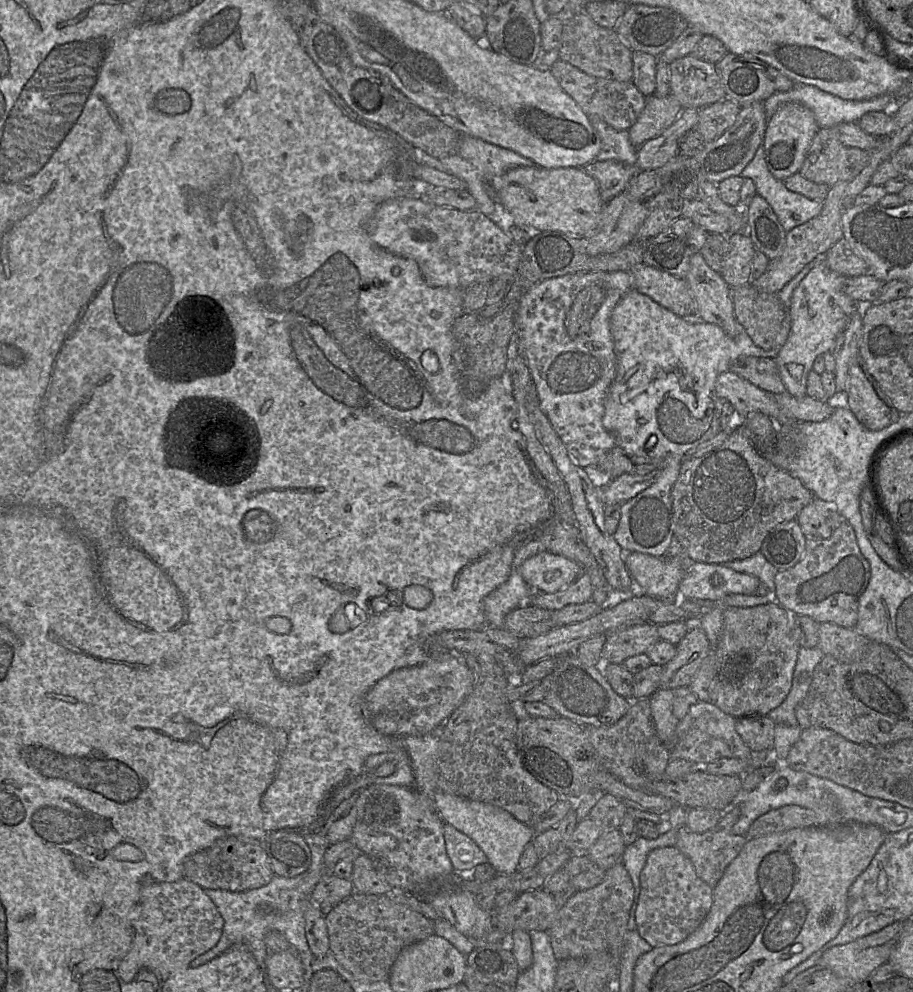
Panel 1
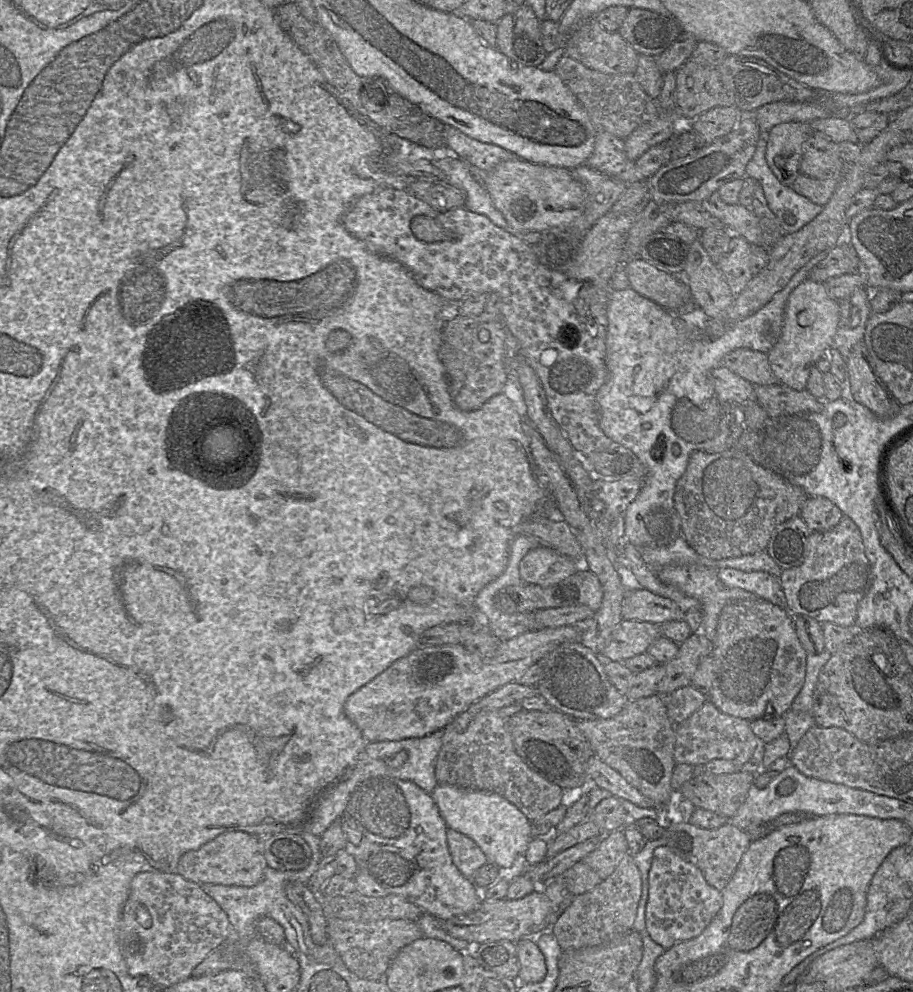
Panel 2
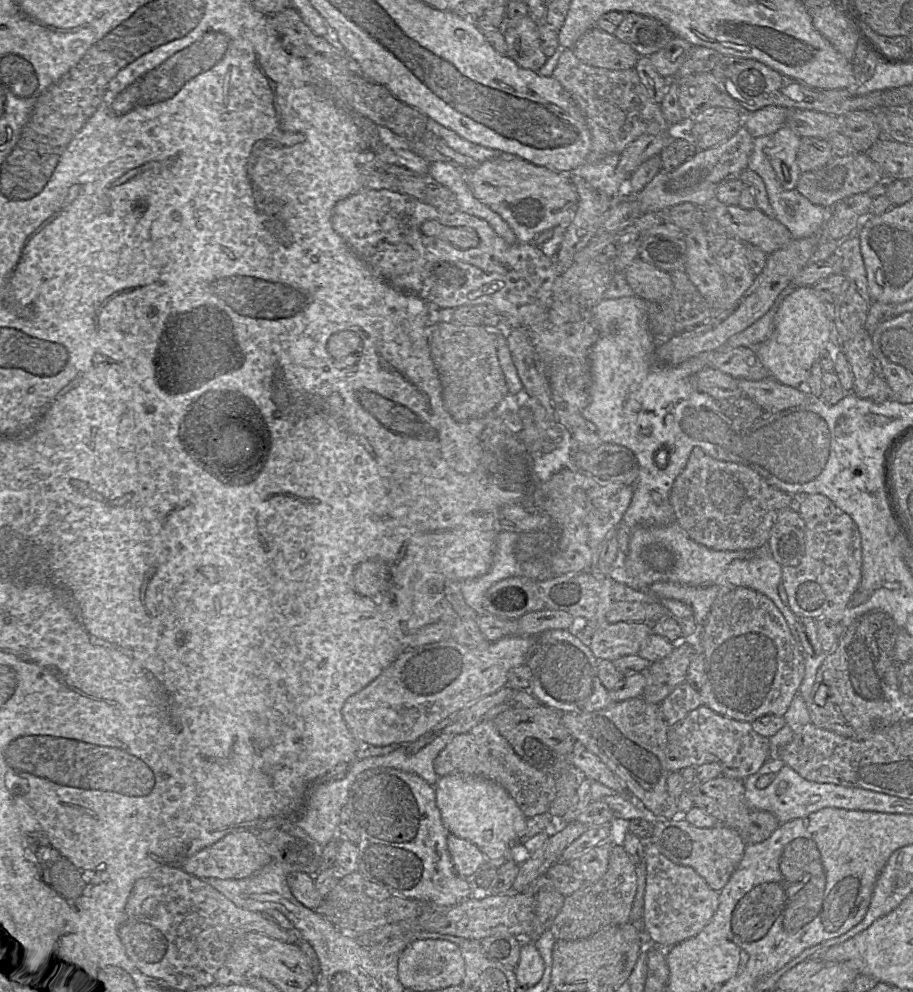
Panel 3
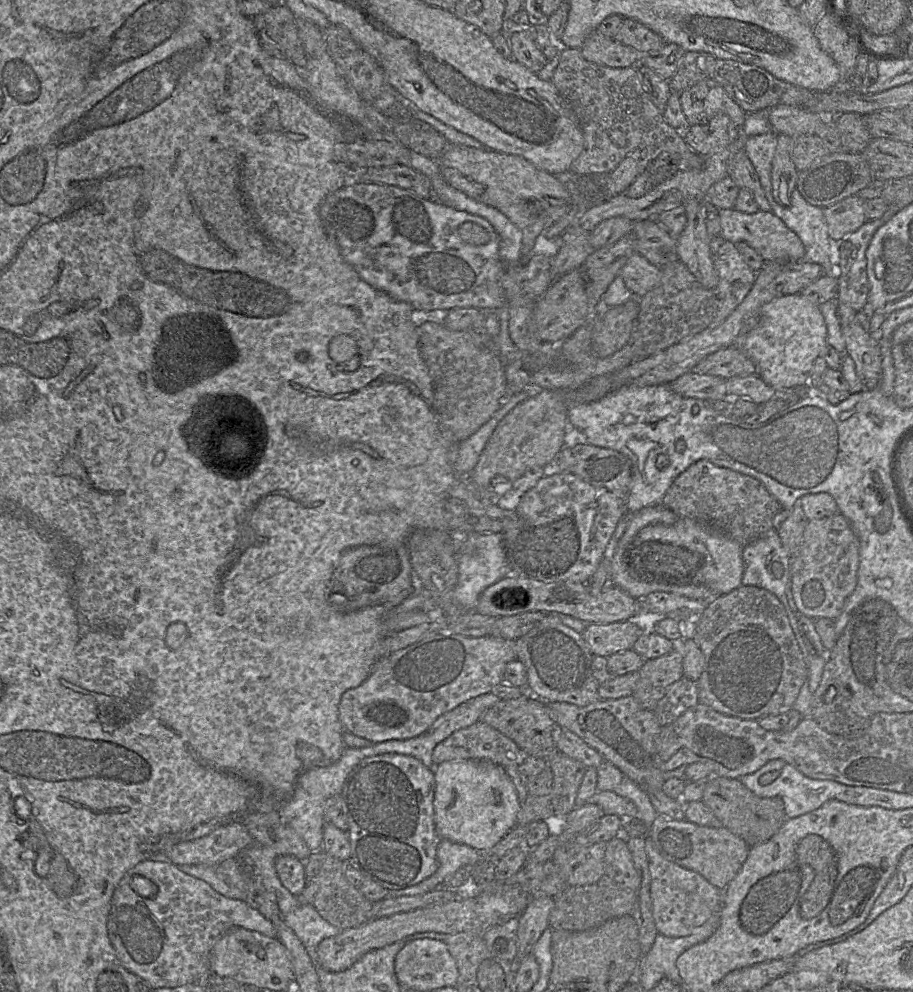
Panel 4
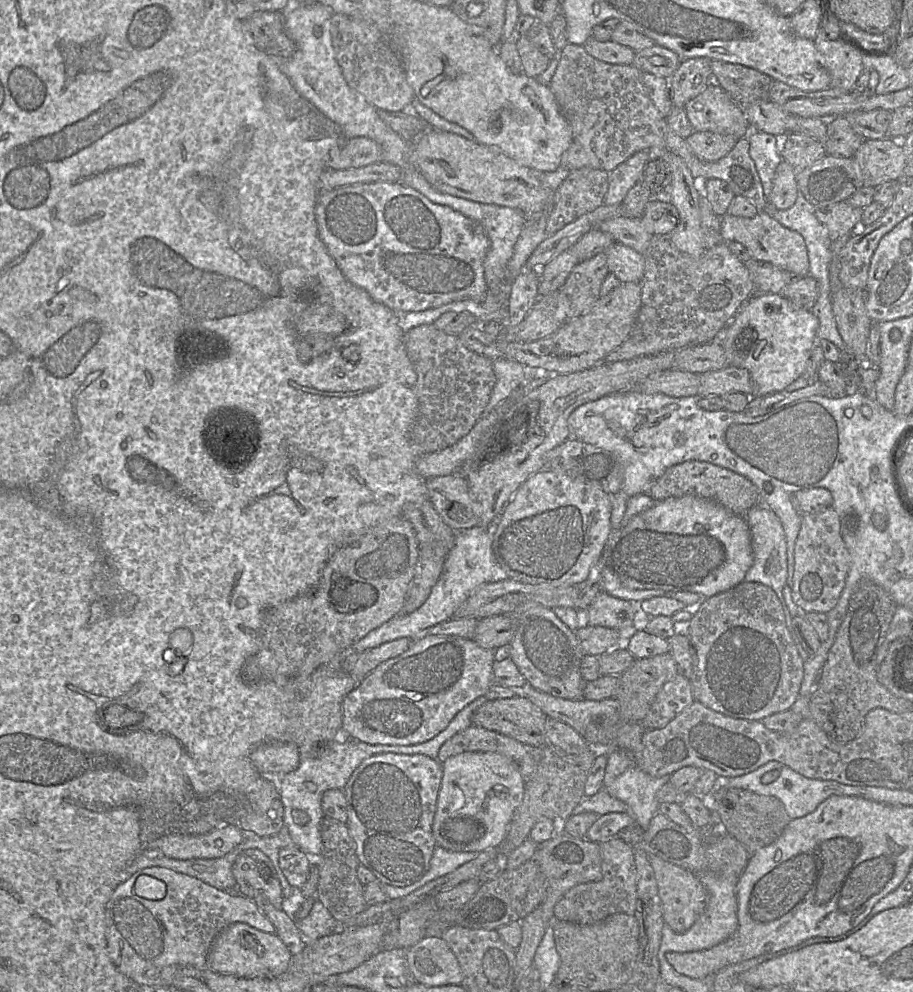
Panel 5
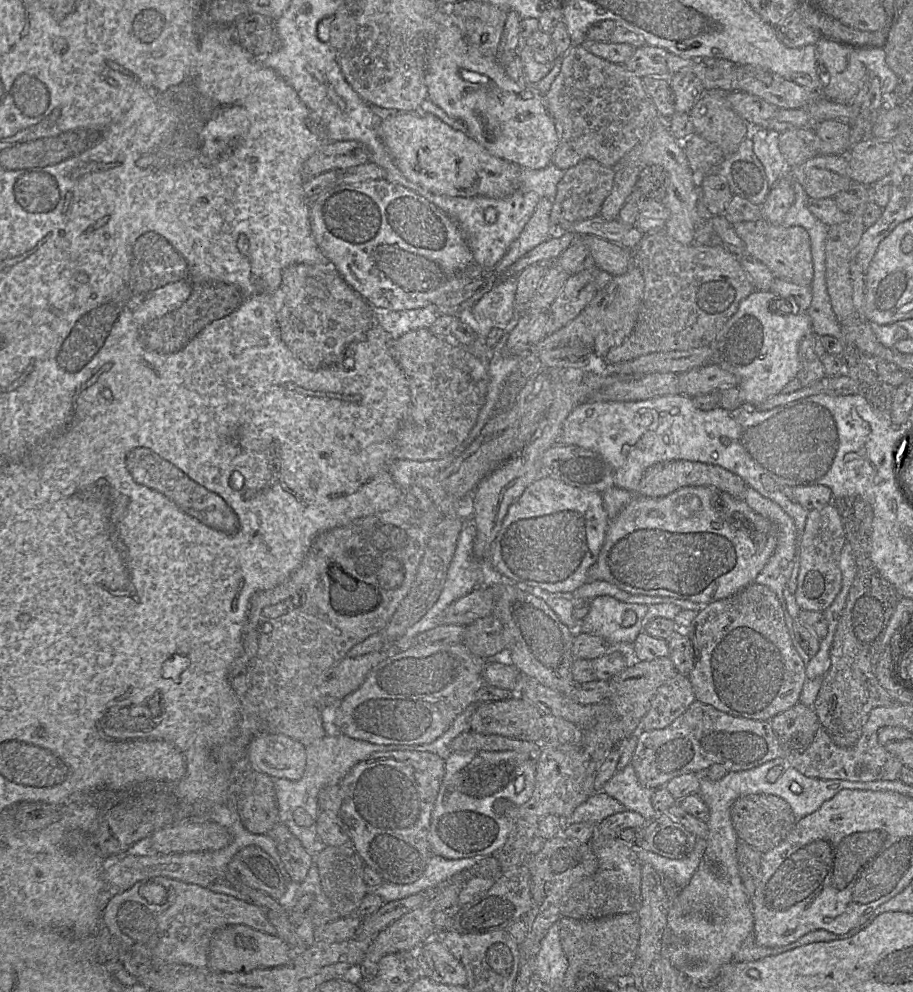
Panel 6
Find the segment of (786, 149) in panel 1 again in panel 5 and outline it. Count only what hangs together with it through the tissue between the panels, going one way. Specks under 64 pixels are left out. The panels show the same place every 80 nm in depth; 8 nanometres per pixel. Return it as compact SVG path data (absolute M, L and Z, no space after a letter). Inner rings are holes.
M784 159L778 165L773 179L769 203L779 210L792 207L797 198L796 172Z

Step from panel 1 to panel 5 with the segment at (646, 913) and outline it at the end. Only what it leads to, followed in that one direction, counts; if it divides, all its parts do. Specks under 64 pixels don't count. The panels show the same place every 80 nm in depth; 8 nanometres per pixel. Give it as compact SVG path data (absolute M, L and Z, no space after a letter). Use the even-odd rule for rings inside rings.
M648 853L648 860L655 873L665 925L676 933L686 932L706 909L707 891L704 885L697 874L667 862L653 853Z

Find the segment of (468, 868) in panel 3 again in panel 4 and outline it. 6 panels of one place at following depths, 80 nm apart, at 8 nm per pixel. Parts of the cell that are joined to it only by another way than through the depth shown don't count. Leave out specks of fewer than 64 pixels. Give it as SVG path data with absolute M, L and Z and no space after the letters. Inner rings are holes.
M442 839L437 849L438 868L435 873L412 887L390 891L389 897L414 896L445 887L449 876L465 865L476 864L483 852L486 851Z

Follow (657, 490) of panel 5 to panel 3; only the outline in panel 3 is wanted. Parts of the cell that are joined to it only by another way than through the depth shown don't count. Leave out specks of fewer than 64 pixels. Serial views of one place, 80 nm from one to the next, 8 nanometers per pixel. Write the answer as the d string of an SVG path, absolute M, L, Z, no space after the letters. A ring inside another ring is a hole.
M695 447L686 467L675 479L670 502L675 513L675 522L696 543L715 551L757 550L767 546L779 514L796 507L796 498L772 485L754 470L734 462L716 460Z

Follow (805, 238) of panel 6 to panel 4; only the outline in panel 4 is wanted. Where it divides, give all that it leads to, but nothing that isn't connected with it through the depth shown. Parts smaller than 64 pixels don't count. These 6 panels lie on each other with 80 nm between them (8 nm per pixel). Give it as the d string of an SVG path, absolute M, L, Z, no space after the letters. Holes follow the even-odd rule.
M730 208L718 210L718 215L725 241L734 244L747 243L760 254L764 261L787 263L804 260L804 246L800 238L771 211L758 210L755 213L747 214Z

